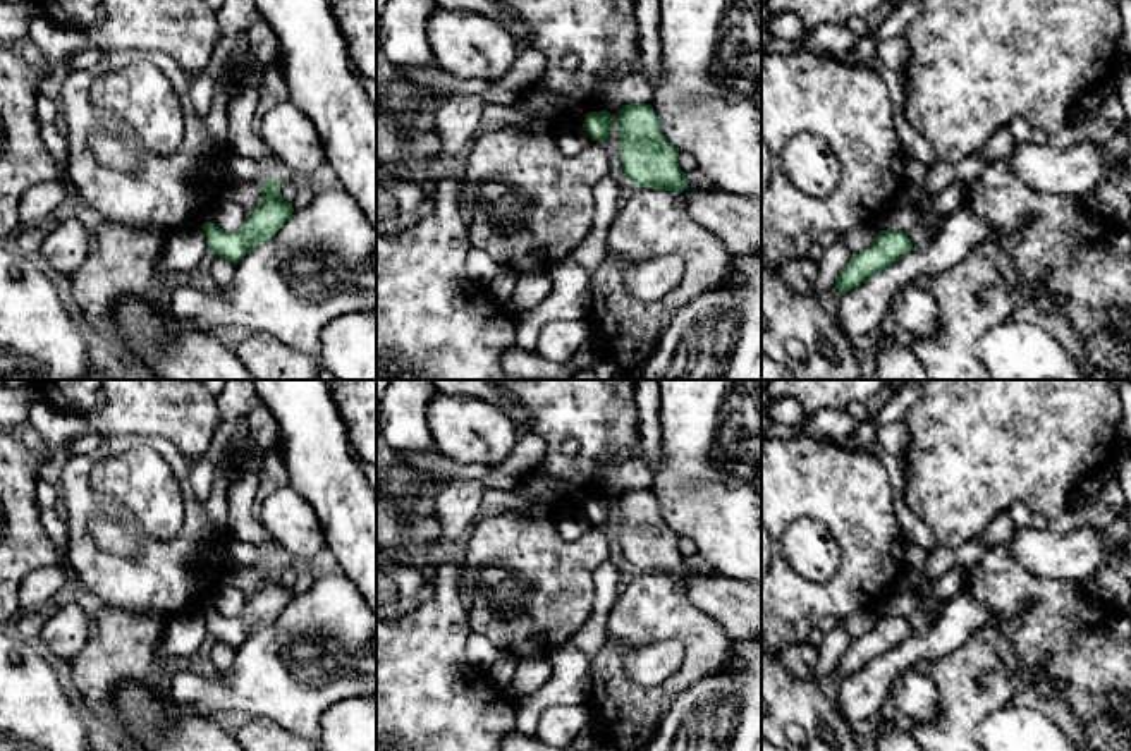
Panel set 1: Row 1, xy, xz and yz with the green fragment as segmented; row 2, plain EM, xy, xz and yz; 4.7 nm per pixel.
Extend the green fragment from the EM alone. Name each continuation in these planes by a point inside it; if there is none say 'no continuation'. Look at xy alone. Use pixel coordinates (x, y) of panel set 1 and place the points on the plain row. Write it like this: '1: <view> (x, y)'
no continuation

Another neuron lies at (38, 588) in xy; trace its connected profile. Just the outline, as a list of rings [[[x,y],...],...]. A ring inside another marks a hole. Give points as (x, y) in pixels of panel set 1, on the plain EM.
[[[58,564],[29,572],[19,586],[21,614],[34,612],[60,596],[69,584],[70,571]]]

